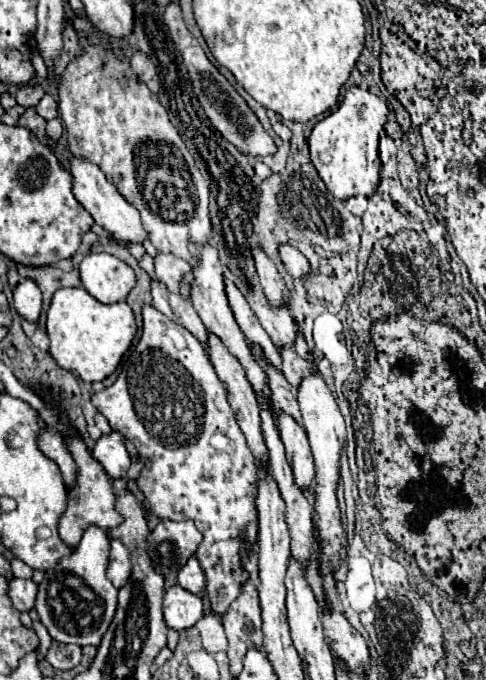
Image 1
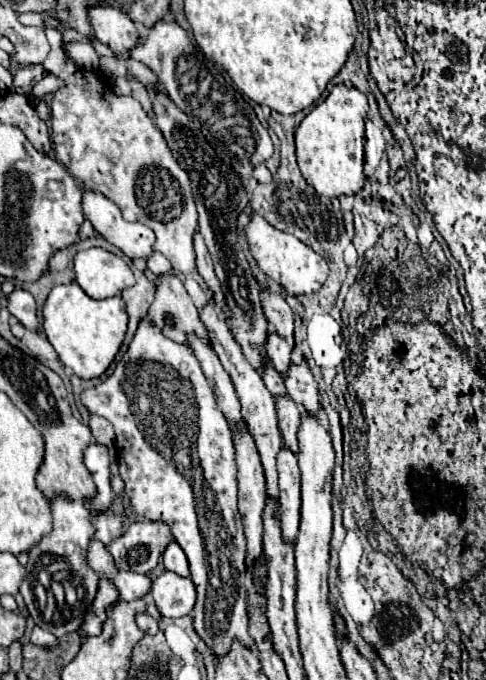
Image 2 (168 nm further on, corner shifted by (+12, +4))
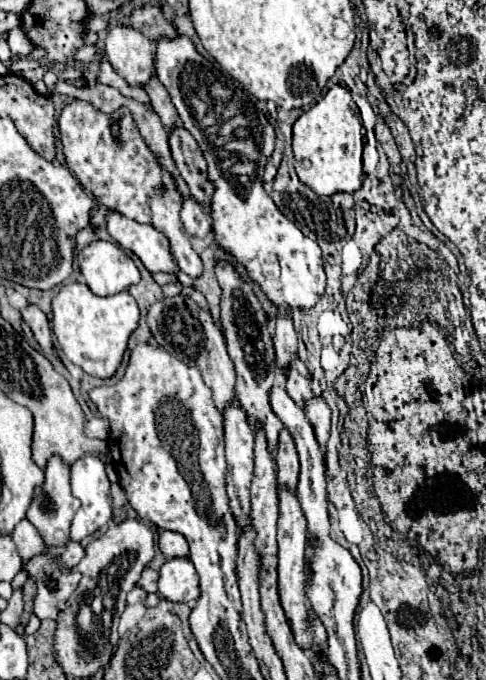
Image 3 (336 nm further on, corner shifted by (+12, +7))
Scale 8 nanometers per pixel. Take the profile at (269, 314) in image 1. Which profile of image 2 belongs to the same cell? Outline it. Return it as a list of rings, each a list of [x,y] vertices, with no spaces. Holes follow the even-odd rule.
[[[270,329],[268,331],[268,347],[264,347],[264,351],[268,351],[268,359],[274,363],[276,371],[284,377],[288,365],[292,363],[290,361],[290,351],[292,351],[290,343],[284,337],[276,335],[276,331]]]

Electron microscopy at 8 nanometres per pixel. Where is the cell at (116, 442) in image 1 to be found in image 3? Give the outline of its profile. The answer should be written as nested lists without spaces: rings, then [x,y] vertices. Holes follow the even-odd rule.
[[[84,454],[82,458],[78,458],[72,464],[72,494],[76,498],[80,498],[82,506],[76,512],[74,520],[72,520],[72,528],[70,528],[70,540],[72,542],[80,542],[82,538],[86,538],[88,534],[100,530],[102,526],[106,526],[106,522],[112,520],[112,496],[110,496],[110,482],[104,470],[104,462],[94,456],[94,454]]]

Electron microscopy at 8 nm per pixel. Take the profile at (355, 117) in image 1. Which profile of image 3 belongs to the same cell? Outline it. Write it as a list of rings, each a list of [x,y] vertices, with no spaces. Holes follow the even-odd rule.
[[[332,86],[326,96],[316,102],[294,122],[294,168],[304,186],[316,194],[356,192],[363,182],[363,136],[360,110],[344,86]]]

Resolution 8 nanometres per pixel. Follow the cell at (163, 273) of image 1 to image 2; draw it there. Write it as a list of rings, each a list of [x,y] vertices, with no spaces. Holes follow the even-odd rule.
[[[166,273],[156,277],[156,297],[150,305],[148,317],[162,329],[166,337],[178,343],[186,343],[188,331],[194,331],[202,337],[202,341],[208,341],[206,329],[198,319],[198,309],[194,307],[178,275]]]

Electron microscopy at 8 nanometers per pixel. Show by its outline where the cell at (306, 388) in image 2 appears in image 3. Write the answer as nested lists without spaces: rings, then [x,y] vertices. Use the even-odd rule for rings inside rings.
[[[312,398],[304,404],[304,412],[316,432],[316,440],[320,448],[326,448],[326,442],[330,438],[330,408],[322,398]]]

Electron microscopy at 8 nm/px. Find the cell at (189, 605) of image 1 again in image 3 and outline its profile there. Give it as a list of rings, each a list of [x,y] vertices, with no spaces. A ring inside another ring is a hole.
[[[170,558],[160,568],[158,592],[172,602],[192,602],[200,596],[196,568],[190,558]]]

